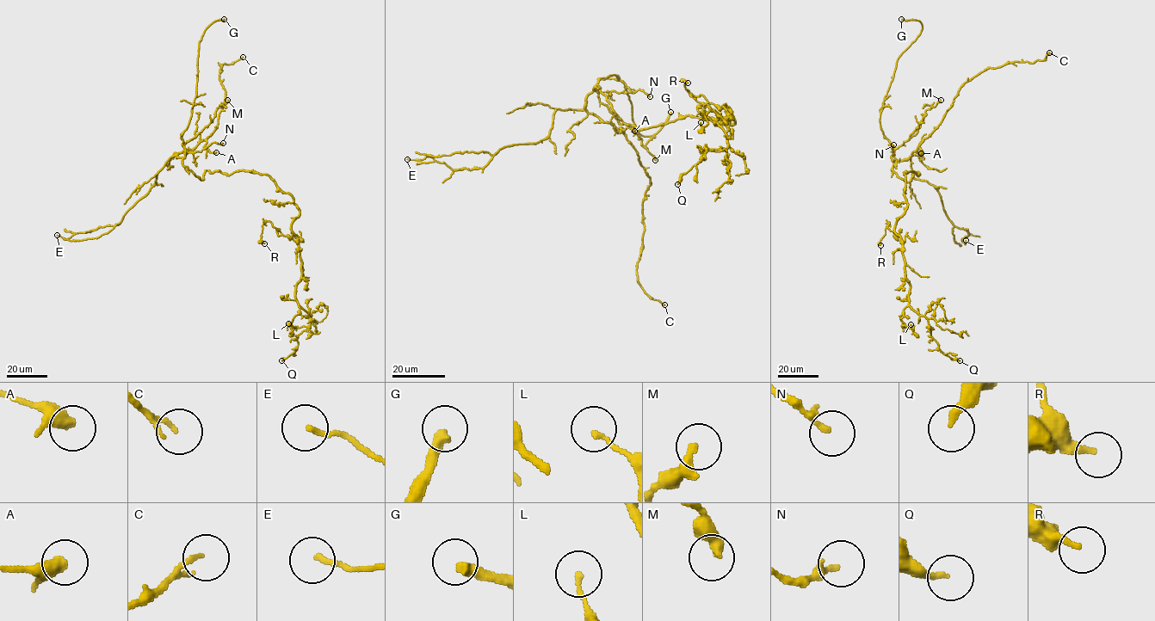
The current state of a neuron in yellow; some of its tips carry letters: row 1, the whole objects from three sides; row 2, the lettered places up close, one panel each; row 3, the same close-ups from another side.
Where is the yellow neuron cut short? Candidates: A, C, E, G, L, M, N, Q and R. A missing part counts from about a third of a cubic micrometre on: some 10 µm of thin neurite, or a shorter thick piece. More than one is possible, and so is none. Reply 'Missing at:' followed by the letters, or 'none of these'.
Missing at: G

